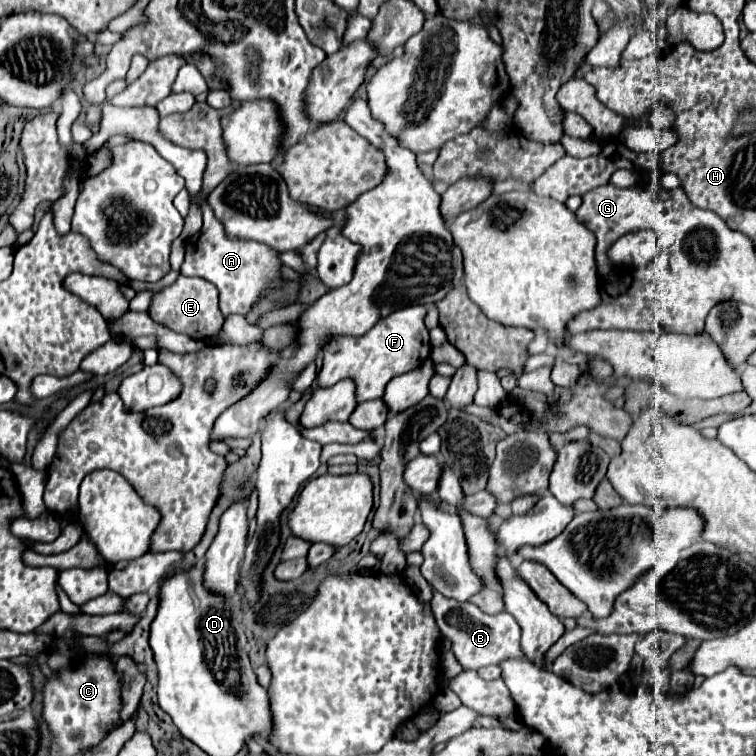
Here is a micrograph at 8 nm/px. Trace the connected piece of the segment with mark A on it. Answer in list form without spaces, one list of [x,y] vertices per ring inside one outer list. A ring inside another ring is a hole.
[[[203,203],[203,227],[195,239],[195,245],[187,245],[181,275],[197,275],[211,281],[219,289],[219,307],[225,317],[231,313],[245,315],[251,309],[251,305],[259,299],[265,287],[277,285],[279,267],[281,261],[277,257],[277,251],[269,249],[267,245],[255,241],[227,239],[223,225],[215,219],[207,203]]]

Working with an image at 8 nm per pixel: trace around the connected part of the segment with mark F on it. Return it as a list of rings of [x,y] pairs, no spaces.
[[[423,305],[403,307],[401,311],[395,311],[385,319],[379,319],[377,325],[361,337],[331,339],[331,343],[327,343],[323,349],[325,359],[317,375],[317,385],[325,389],[325,387],[333,387],[341,379],[351,379],[357,389],[355,391],[357,403],[363,403],[369,399],[381,399],[385,385],[393,377],[421,367],[421,363],[431,353],[429,331],[425,329],[425,323],[423,323],[425,313],[427,309]]]

